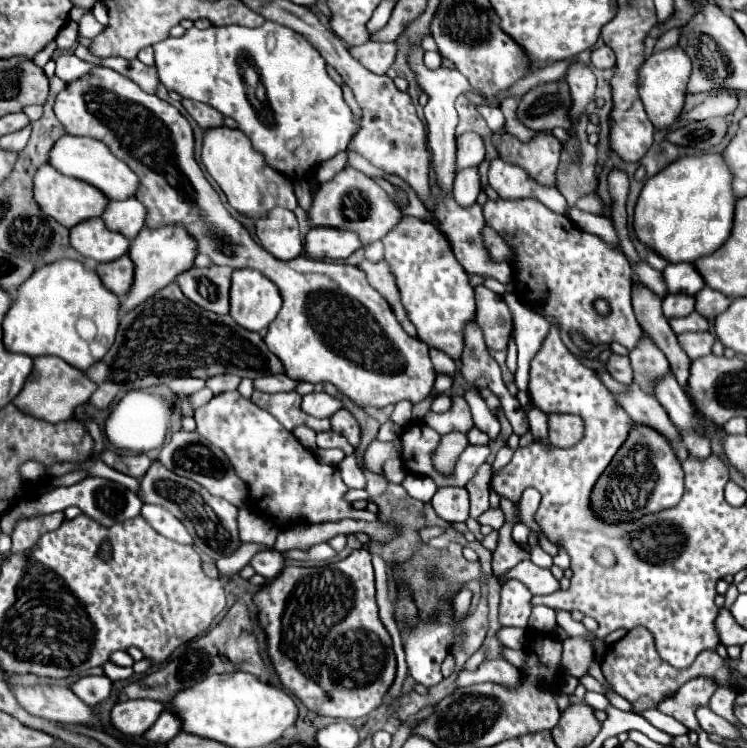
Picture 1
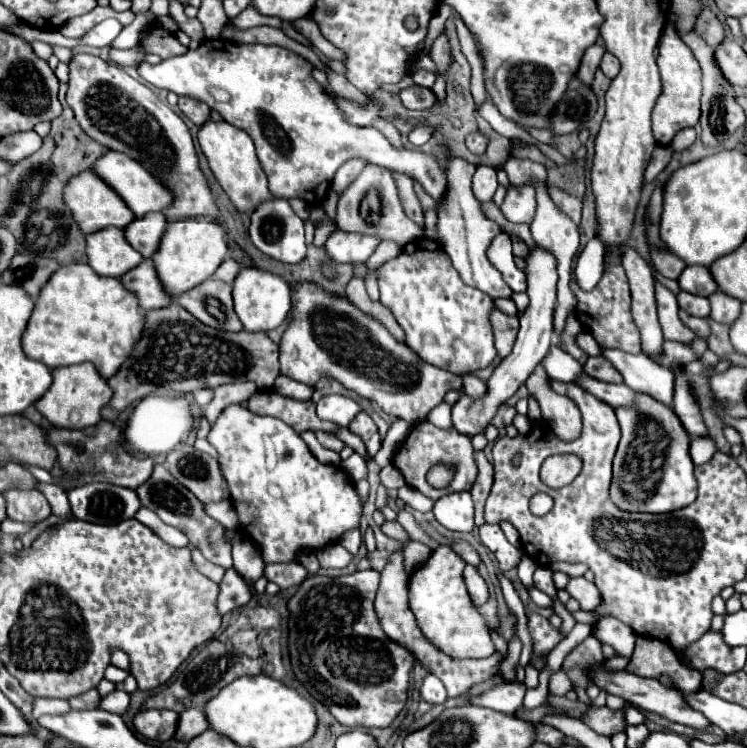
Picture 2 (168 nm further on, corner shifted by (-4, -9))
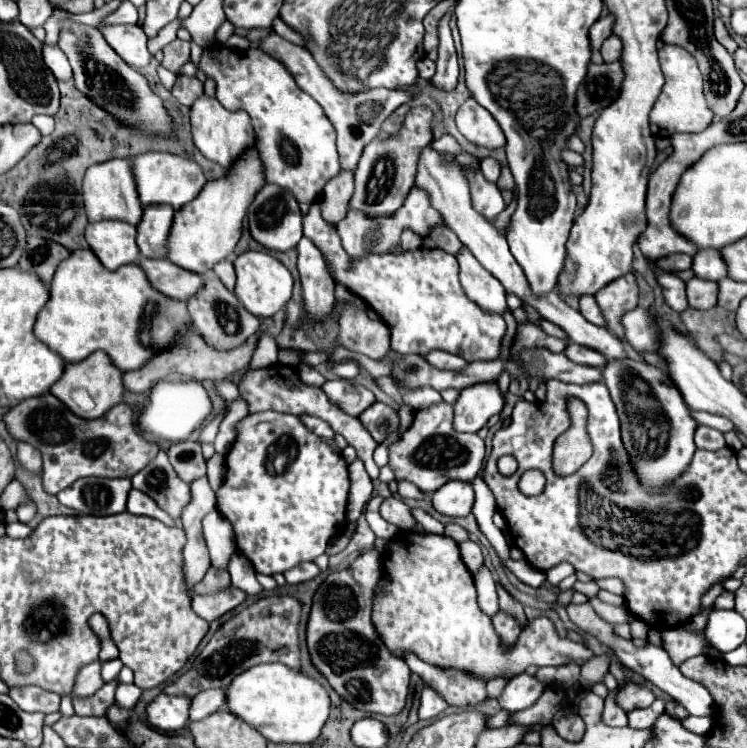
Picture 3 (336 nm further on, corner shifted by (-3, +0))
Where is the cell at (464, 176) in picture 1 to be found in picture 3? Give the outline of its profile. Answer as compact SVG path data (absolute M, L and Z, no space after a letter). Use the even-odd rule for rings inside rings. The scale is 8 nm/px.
M484 158L480 162L480 168L482 168L482 174L486 176L486 180L492 180L492 182L498 180L498 176L500 176L500 164L494 158Z

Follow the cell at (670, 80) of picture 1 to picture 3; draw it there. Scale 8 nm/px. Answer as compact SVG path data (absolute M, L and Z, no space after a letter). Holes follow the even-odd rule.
M666 44L664 48L660 48L660 64L662 64L662 72L664 72L664 86L662 92L658 96L658 100L652 106L650 112L650 128L652 134L658 138L666 138L672 136L676 132L688 132L688 134L696 134L702 132L710 126L714 112L708 108L708 102L704 98L704 90L702 90L702 74L698 70L696 60L678 46L670 46Z

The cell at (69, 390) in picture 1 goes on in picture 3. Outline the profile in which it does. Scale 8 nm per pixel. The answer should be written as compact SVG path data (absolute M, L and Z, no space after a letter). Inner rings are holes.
M98 350L98 352L90 354L88 358L84 358L82 362L66 364L66 376L62 376L62 380L58 380L58 384L54 384L52 394L58 396L58 398L60 398L60 400L62 400L62 402L64 402L76 416L86 418L86 420L94 420L94 418L104 416L108 410L112 410L116 404L122 402L122 396L124 396L122 372L112 364L112 360L110 360L110 356L108 356L106 352ZM76 388L84 388L84 390L88 390L88 394L90 394L90 396L94 398L94 402L96 402L94 410L84 412L84 410L80 410L80 408L74 404L74 400L70 398L70 394L72 394L72 390L76 390Z

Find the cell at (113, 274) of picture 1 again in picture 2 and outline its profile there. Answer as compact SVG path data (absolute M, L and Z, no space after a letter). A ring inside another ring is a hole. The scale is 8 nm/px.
M143 259L135 269L125 273L119 281L123 283L123 287L129 293L135 293L135 297L139 301L139 309L143 309L143 311L169 305L169 301L171 301L171 297L163 291L161 283L157 279L151 259Z

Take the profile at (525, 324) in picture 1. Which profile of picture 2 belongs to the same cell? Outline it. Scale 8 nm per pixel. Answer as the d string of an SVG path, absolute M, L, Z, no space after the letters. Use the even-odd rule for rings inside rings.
M557 345L549 347L549 353L543 357L541 365L545 367L551 379L559 379L559 381L573 381L579 375L585 375L583 365L577 359L573 359L569 353L561 351Z

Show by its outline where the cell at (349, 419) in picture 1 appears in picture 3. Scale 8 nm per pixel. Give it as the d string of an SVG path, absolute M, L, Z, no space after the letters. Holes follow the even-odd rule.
M374 402L370 408L366 408L366 412L360 414L360 422L366 426L366 430L378 444L384 442L400 426L398 410L384 402Z

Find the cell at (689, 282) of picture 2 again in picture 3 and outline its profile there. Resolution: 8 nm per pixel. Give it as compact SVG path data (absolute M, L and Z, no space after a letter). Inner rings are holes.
M714 248L698 250L698 254L694 256L692 270L696 272L698 278L714 280L714 282L718 282L718 280L722 280L724 276L728 276L726 262L724 262L720 250L714 250Z

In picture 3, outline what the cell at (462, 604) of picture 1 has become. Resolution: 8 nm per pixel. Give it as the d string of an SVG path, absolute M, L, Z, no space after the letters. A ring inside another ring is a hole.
M464 540L464 542L460 542L460 552L462 552L462 560L464 560L466 568L472 574L476 574L478 568L482 566L482 562L484 562L480 546L476 542L472 542L472 540Z

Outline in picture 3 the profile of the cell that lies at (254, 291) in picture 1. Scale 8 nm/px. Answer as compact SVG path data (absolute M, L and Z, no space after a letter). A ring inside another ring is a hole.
M254 250L244 252L234 258L234 268L236 268L236 276L238 276L236 298L254 316L258 316L258 318L274 316L290 300L292 284L294 284L292 274L280 260L276 260L268 252L254 252Z

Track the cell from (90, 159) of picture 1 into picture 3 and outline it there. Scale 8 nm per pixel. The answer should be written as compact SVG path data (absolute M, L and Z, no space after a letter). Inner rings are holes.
M146 152L142 156L132 158L132 168L136 174L136 184L138 184L142 206L172 204L174 210L180 210L186 202L194 200L206 184L206 176L202 174L202 168L194 160L188 160L176 154Z

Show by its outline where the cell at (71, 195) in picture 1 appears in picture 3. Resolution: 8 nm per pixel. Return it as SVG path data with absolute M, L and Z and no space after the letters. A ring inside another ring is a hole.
M108 160L102 164L94 164L88 168L84 176L84 186L82 186L82 196L84 196L84 206L90 222L98 220L122 220L132 226L136 226L142 220L142 204L138 200L136 192L136 180L132 172L132 162L130 160Z

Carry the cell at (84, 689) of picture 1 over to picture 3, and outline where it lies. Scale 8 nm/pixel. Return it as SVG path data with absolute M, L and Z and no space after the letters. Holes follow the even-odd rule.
M120 684L116 690L116 704L122 708L134 708L142 690L136 684Z

